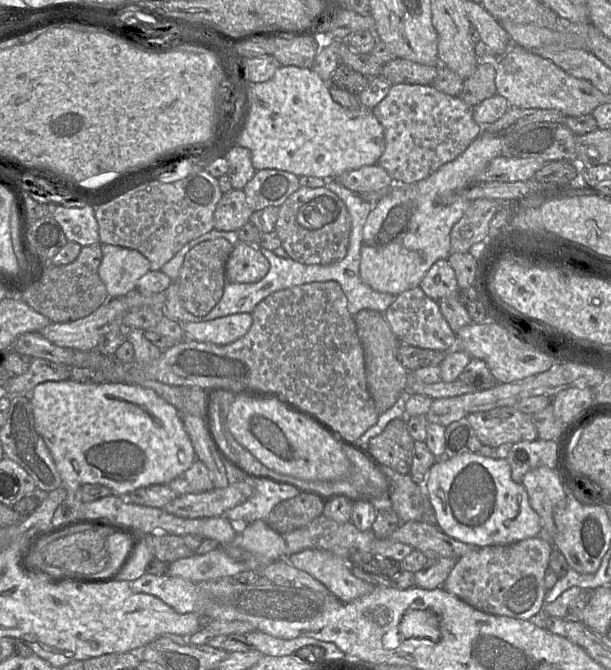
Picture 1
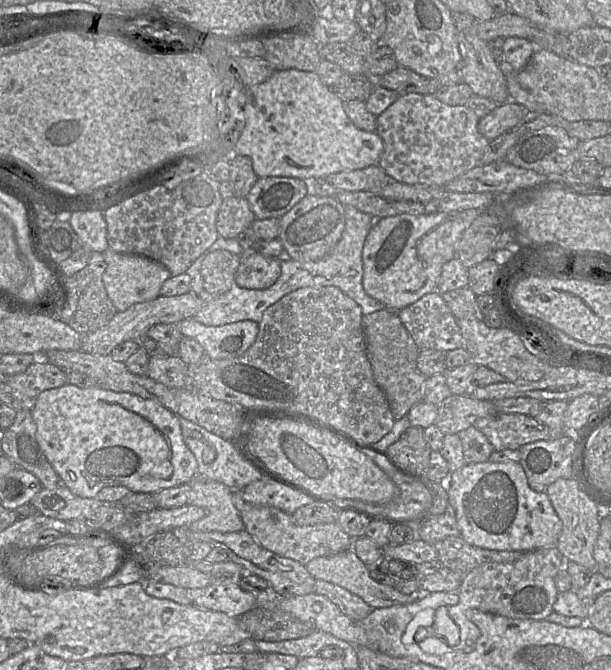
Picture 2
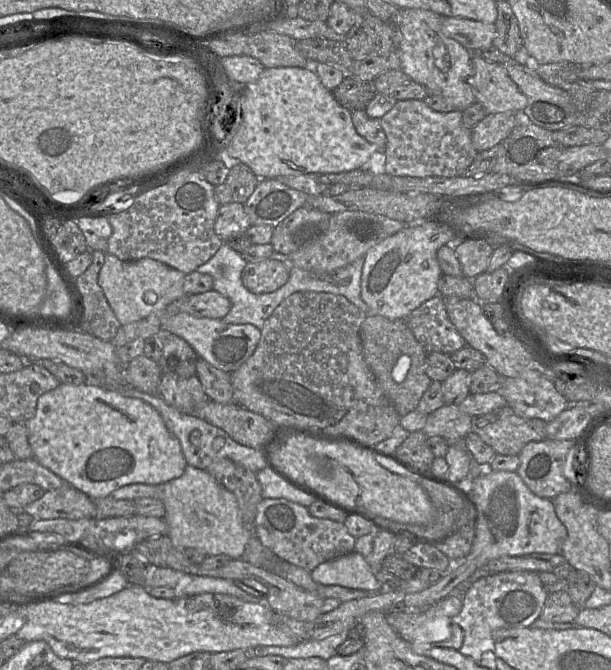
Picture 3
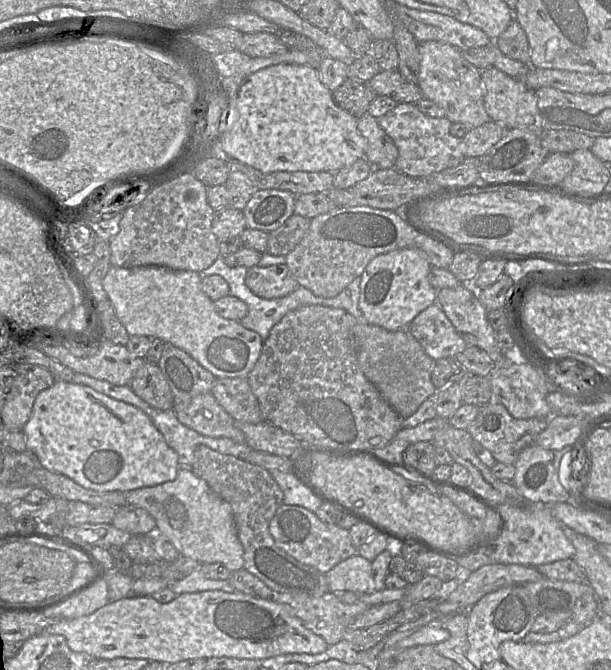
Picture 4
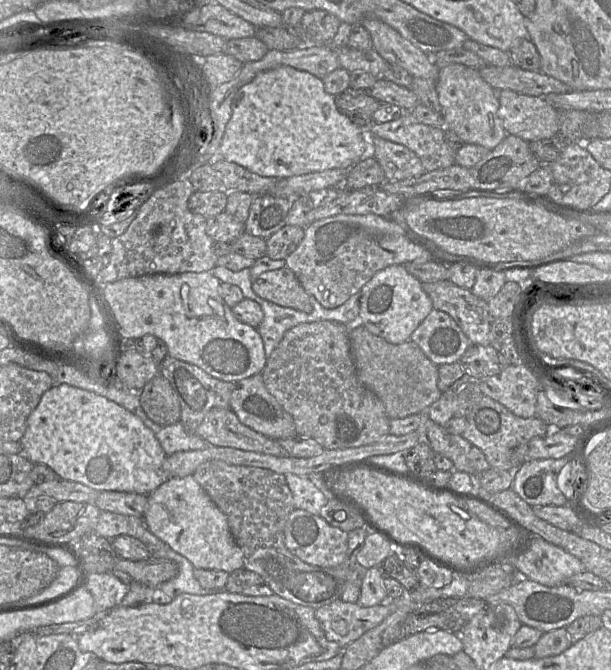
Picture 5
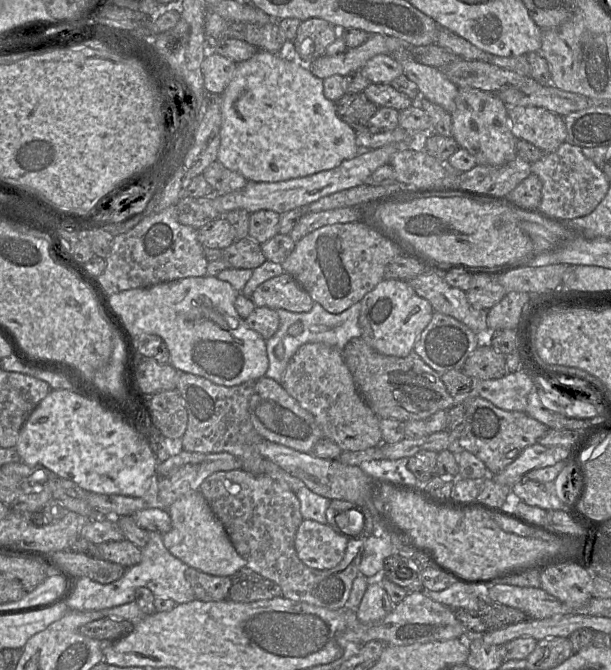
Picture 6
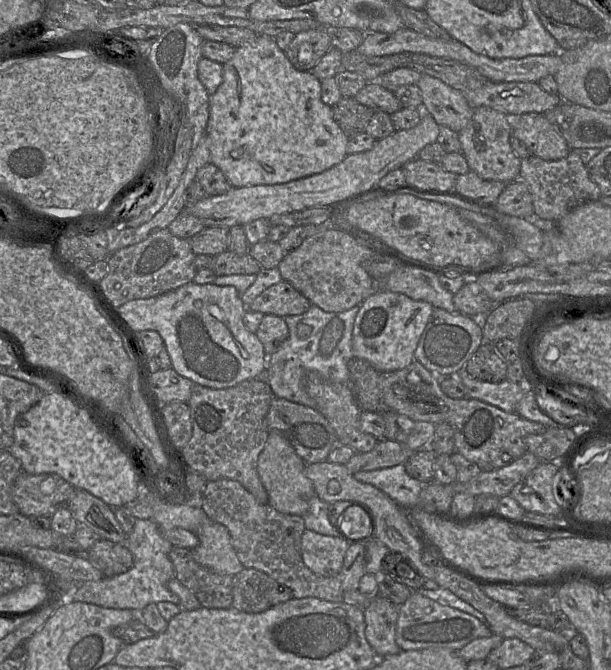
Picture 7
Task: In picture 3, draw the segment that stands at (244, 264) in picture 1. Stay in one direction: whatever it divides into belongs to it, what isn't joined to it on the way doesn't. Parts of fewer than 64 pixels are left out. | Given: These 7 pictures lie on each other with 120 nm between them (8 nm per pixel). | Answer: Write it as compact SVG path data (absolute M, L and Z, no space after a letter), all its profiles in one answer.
M264 259L247 262L242 271L242 282L252 293L271 293L282 287L289 279L289 263Z

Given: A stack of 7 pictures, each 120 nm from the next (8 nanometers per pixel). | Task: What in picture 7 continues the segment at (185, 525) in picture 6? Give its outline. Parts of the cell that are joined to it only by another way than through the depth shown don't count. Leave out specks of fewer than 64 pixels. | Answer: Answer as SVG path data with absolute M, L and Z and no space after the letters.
M208 519L195 533L199 544L191 550L200 565L219 575L236 575L243 571L233 546L229 530L222 524Z

